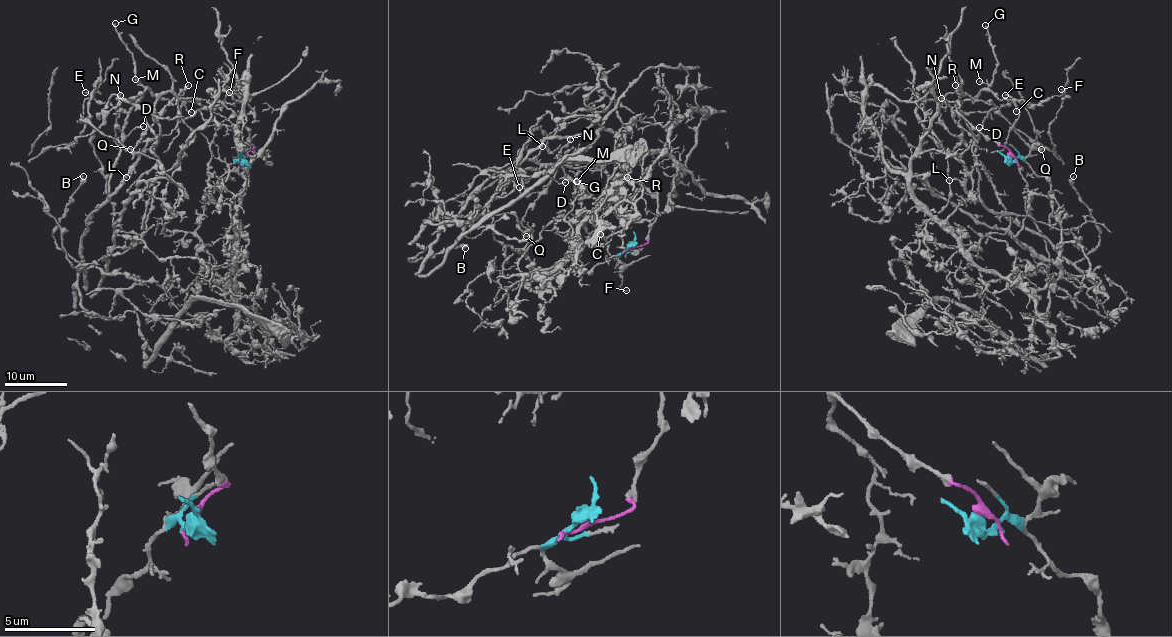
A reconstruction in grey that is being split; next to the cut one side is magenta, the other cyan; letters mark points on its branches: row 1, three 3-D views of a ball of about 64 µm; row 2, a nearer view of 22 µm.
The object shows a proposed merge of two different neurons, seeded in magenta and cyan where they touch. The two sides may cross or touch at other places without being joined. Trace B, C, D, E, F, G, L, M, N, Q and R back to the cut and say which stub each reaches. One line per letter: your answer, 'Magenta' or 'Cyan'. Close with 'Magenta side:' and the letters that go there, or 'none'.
B: Magenta
C: Magenta
D: Magenta
E: Magenta
F: Magenta
G: Magenta
L: Magenta
M: Magenta
N: Magenta
Q: Magenta
R: Magenta
Magenta side: B, C, D, E, F, G, L, M, N, Q, R

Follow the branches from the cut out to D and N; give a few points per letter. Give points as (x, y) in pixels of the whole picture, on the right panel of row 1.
D: (1008, 155), (974, 130), (956, 101), (918, 93), (917, 120), (959, 158), (968, 193), (976, 197), (978, 127)
N: (1008, 155), (956, 101), (918, 93), (917, 120), (959, 158), (968, 193), (979, 173), (973, 129), (940, 98)

